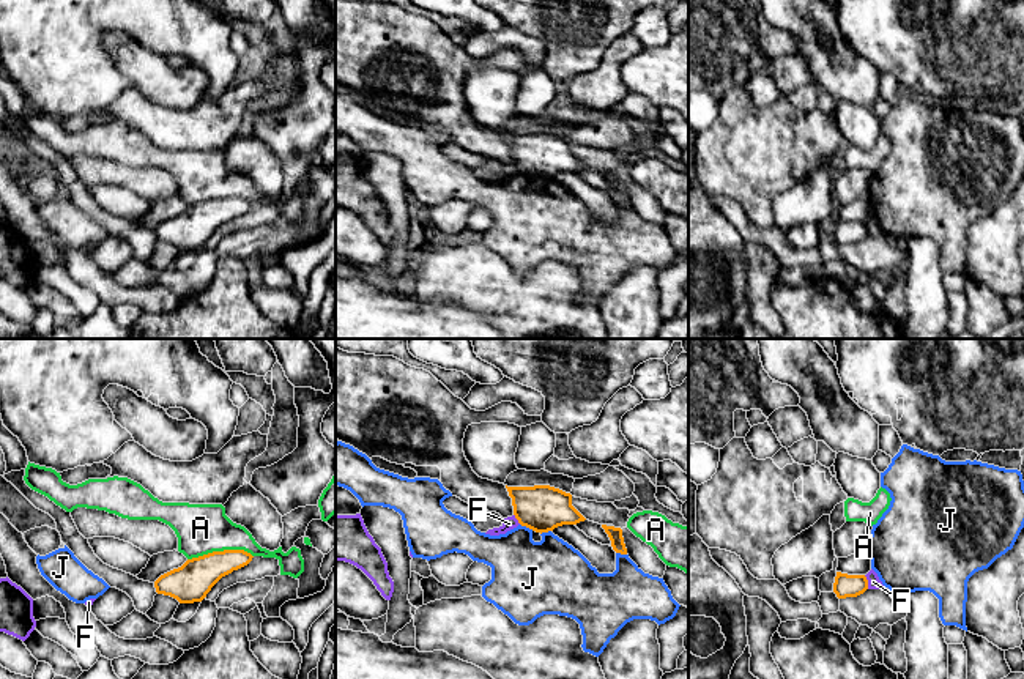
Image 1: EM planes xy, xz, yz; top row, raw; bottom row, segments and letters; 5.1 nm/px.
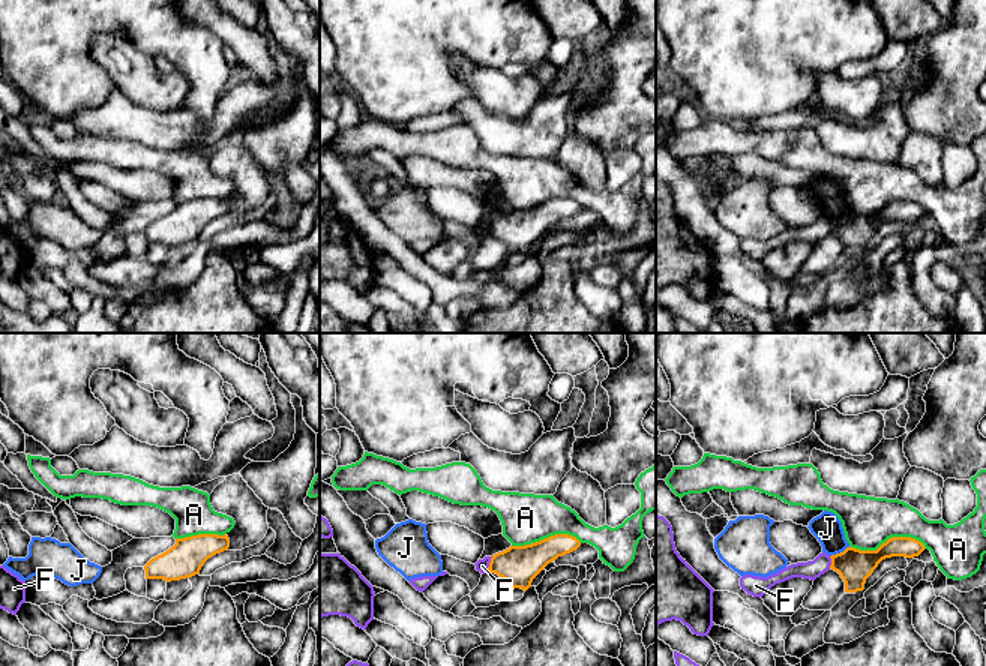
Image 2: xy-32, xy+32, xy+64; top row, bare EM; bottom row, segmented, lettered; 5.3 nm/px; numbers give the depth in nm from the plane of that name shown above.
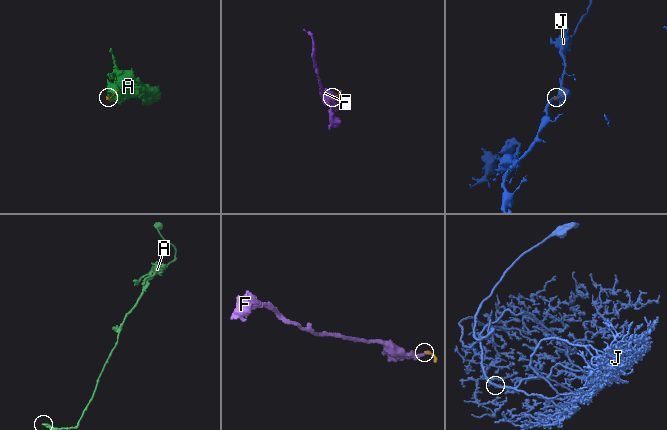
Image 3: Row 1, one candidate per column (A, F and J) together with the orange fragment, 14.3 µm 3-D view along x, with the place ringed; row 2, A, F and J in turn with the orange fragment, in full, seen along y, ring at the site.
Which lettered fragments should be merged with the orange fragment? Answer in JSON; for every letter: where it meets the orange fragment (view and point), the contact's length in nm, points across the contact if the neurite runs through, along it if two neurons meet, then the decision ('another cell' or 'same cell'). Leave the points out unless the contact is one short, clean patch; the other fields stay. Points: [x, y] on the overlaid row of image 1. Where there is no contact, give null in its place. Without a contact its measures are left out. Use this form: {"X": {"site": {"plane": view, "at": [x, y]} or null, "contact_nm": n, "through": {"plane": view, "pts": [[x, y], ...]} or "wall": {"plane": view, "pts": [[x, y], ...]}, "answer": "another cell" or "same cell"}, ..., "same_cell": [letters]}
{"A": {"site": {"plane": "xy", "at": [219, 552]}, "contact_nm": 340, "answer": "another cell"}, "F": {"site": {"plane": "yz", "at": [867, 582]}, "contact_nm": 80, "wall": {"plane": "yz", "pts": [[864, 575], [868, 588]]}, "answer": "another cell"}, "J": {"site": {"plane": "xz", "at": [526, 526]}, "contact_nm": 80, "answer": "another cell"}, "same_cell": []}

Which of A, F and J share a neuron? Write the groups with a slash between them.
A / F / J

